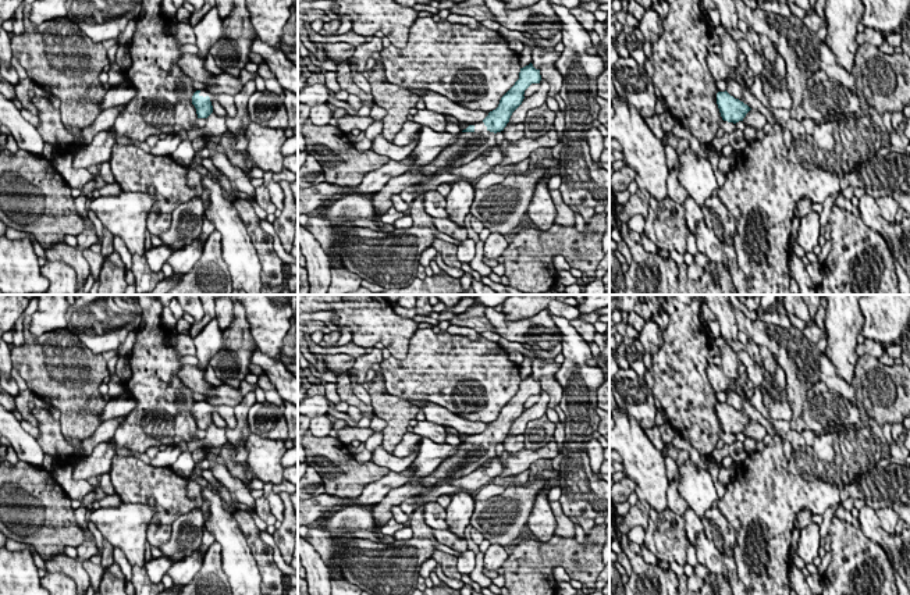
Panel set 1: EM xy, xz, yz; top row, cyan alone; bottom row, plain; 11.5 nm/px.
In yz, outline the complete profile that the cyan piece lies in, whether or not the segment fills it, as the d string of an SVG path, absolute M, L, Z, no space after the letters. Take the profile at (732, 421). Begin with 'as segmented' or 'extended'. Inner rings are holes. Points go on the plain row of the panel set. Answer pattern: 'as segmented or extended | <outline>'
as segmented | M726 402L717 405L717 416L724 432L739 434L751 421L747 416L731 407Z

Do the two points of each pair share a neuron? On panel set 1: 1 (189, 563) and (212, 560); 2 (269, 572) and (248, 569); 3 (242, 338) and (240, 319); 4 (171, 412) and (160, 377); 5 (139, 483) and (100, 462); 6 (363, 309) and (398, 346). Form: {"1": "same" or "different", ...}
{"1": "different", "2": "different", "3": "same", "4": "same", "5": "different", "6": "same"}

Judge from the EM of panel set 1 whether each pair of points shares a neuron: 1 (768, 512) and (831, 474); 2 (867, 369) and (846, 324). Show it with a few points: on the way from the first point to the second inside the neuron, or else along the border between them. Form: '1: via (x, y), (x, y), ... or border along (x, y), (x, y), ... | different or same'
1: border along (800, 476), (810, 481), (832, 483), (839, 490) | different
2: border along (859, 357), (855, 366), (853, 382) | different

